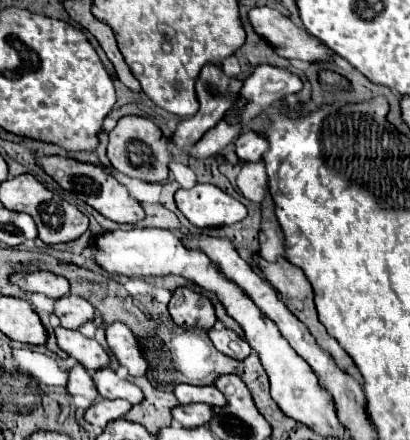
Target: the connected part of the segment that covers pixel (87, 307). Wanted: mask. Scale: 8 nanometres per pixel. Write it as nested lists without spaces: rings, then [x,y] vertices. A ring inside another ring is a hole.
[[[66,295],[54,301],[54,315],[60,319],[62,327],[78,329],[84,321],[90,321],[94,317],[94,307],[82,297]]]

